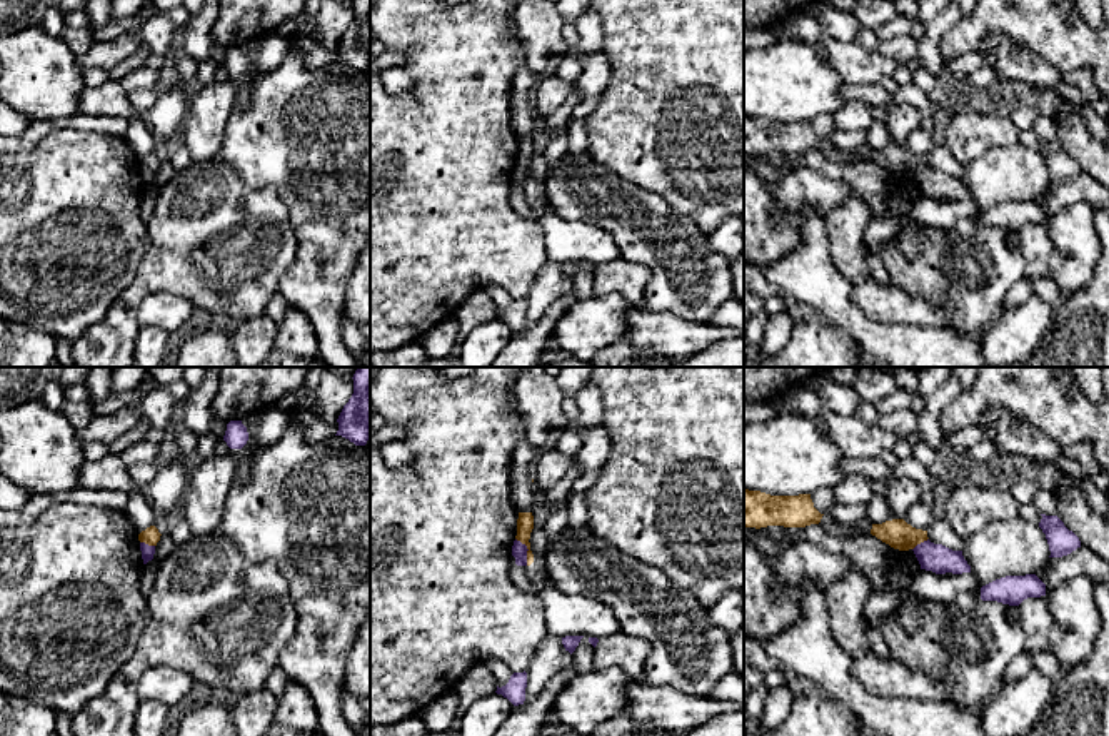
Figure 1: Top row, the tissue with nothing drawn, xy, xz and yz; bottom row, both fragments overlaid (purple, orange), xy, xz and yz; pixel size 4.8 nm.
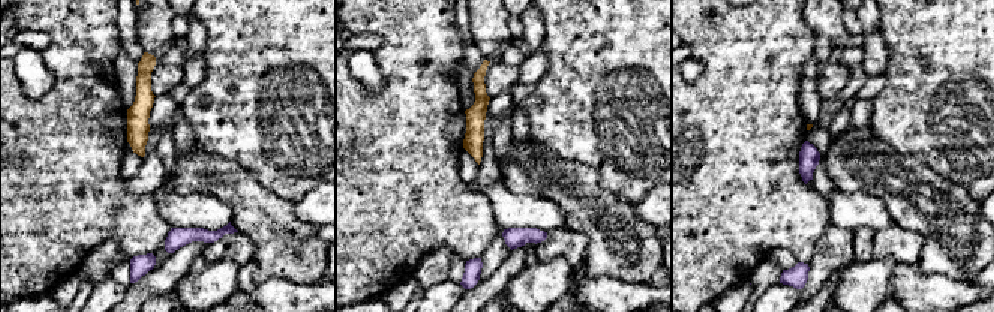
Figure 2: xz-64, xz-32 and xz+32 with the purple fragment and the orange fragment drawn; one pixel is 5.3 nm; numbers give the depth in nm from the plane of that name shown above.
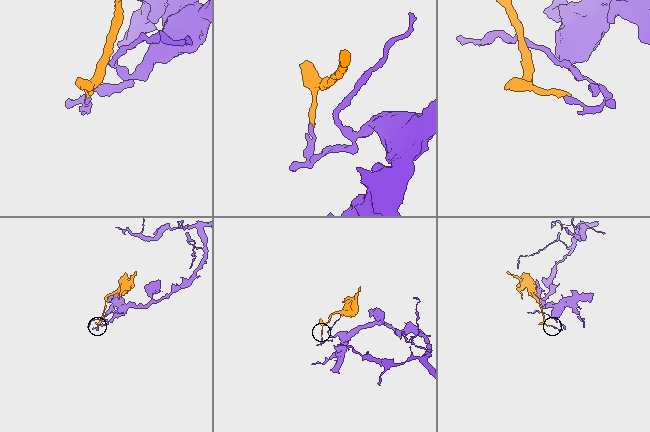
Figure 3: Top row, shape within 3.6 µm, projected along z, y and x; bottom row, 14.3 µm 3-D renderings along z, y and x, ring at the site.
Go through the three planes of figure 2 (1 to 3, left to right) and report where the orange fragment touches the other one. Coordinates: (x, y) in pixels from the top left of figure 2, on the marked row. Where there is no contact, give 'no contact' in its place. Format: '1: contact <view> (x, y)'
1: no contact
2: no contact
3: no contact

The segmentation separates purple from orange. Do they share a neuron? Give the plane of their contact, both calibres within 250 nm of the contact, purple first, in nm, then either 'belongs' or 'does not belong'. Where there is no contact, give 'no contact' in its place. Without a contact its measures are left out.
meets purple in xz; 80 nm thick on the purple side, 80 nm on the other; does not belong

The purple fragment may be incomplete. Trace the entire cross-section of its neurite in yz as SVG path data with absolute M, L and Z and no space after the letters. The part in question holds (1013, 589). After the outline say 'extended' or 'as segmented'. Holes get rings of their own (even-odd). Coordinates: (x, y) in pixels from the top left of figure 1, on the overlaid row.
M1036 574L1006 576L981 587L982 601L1019 606L1027 597L1046 596L1046 584Z | as segmented

